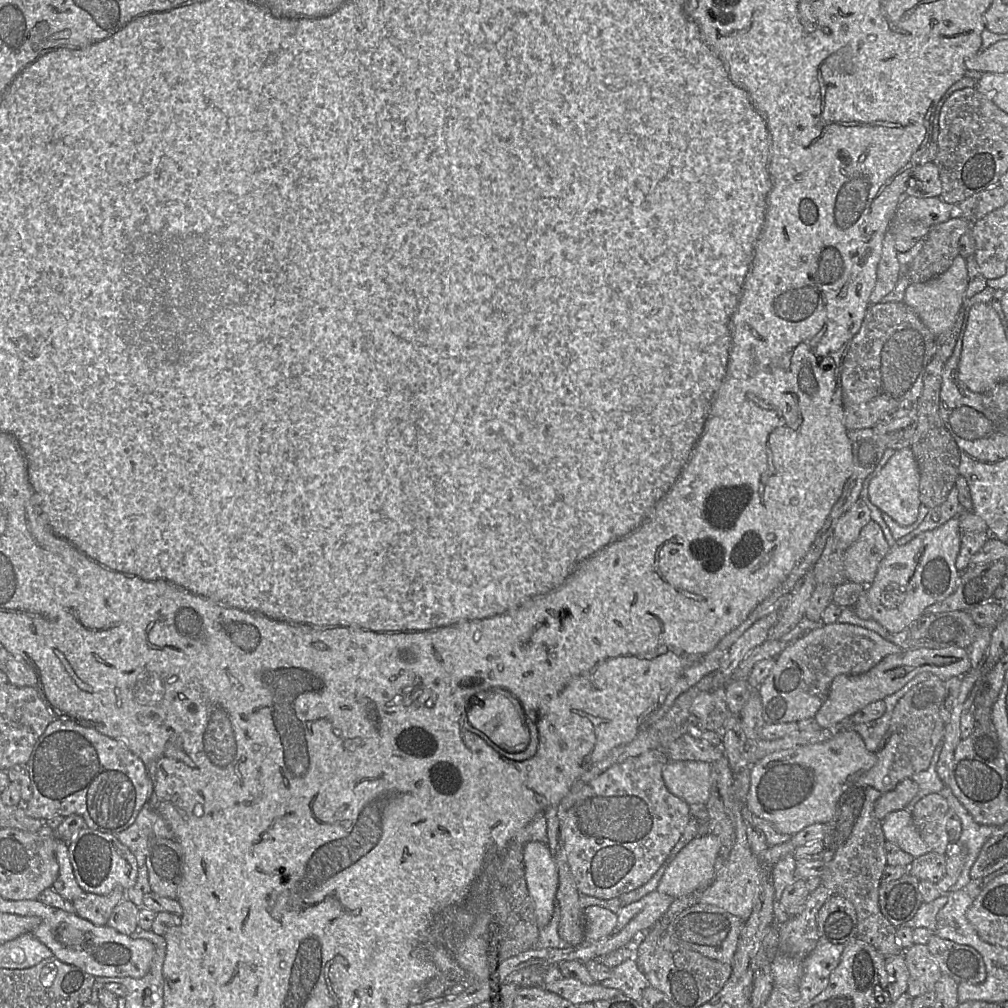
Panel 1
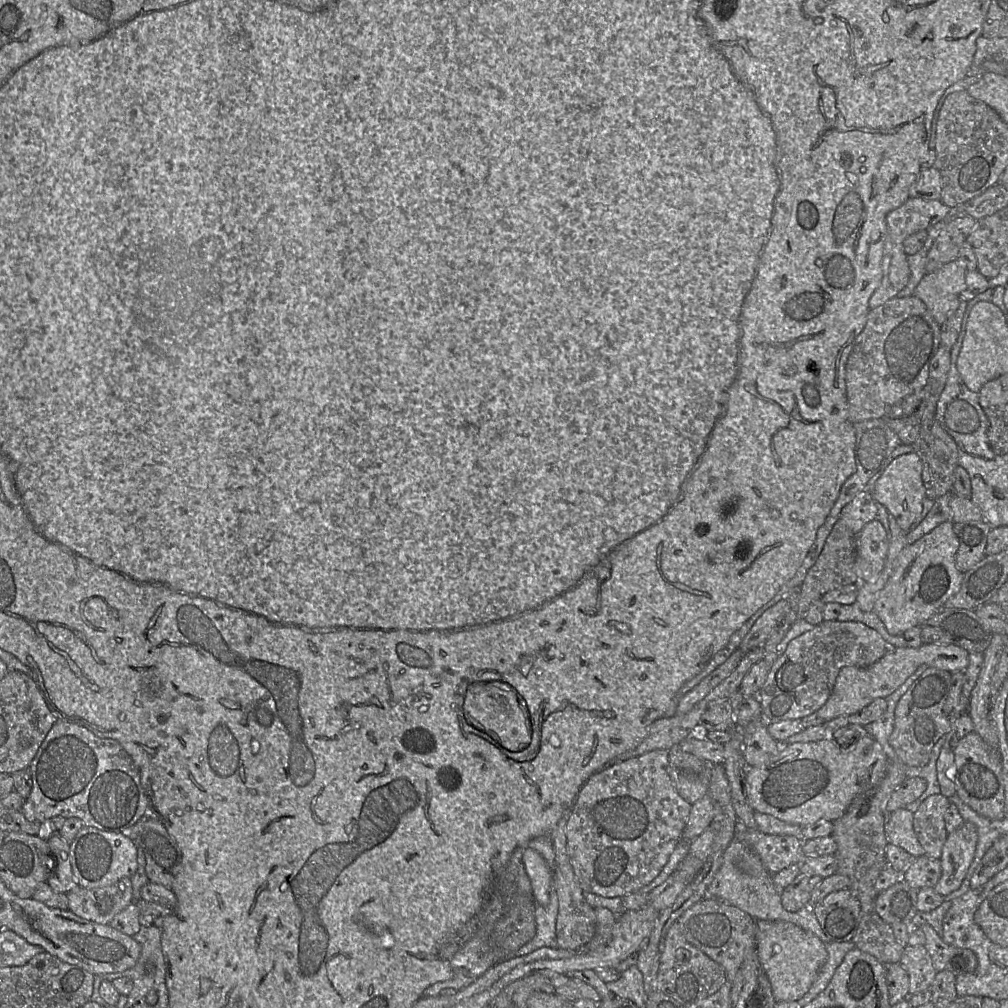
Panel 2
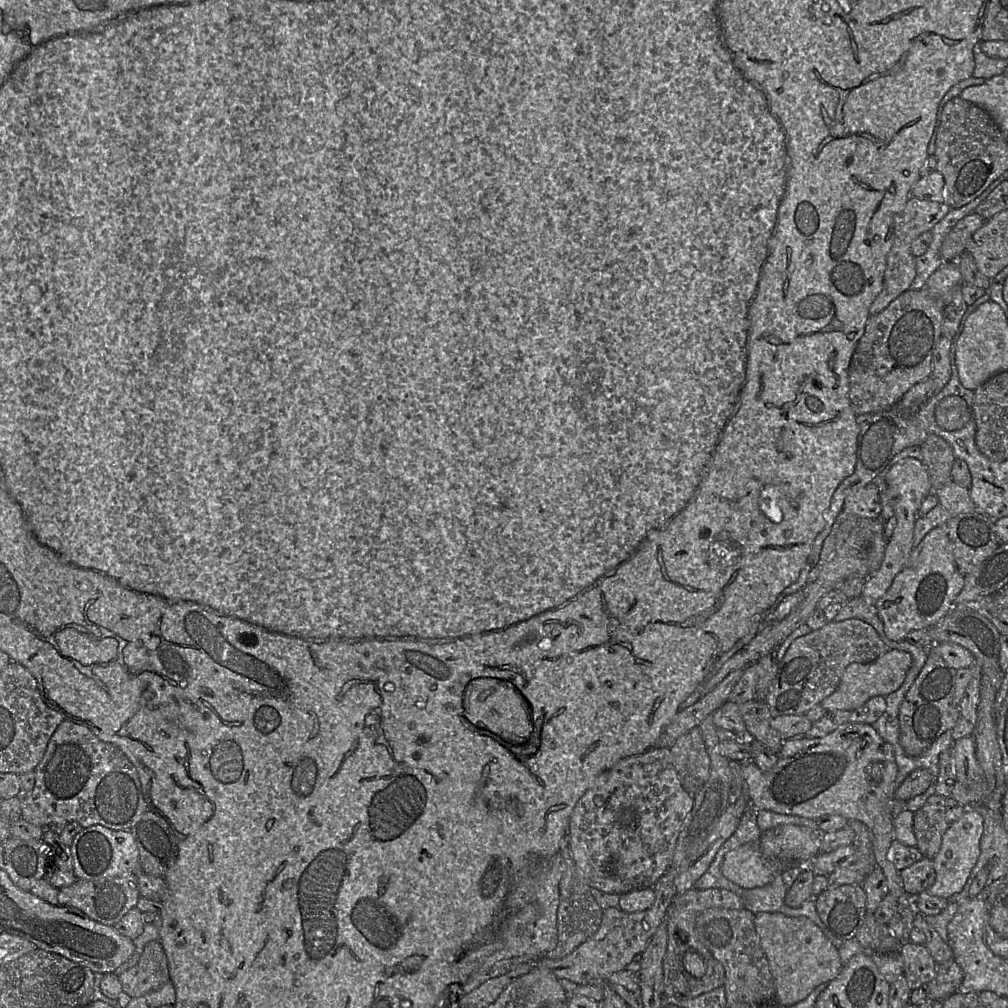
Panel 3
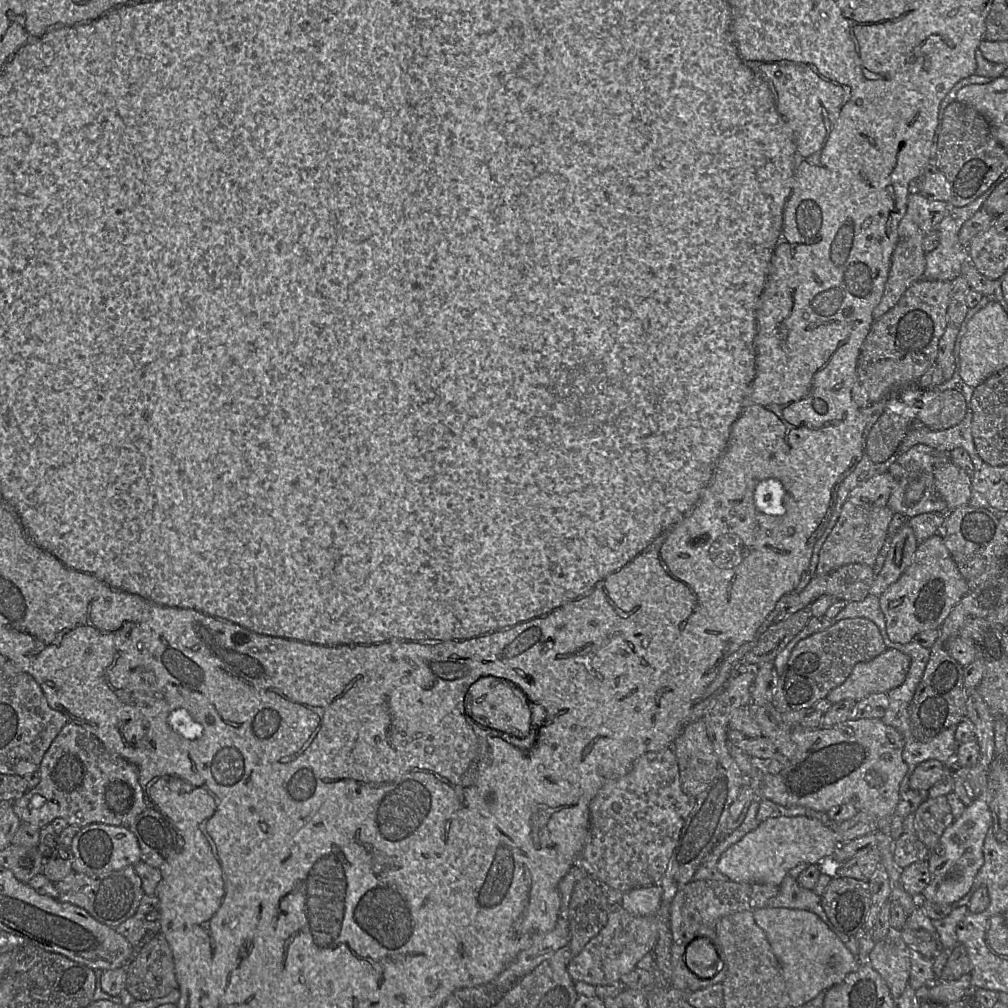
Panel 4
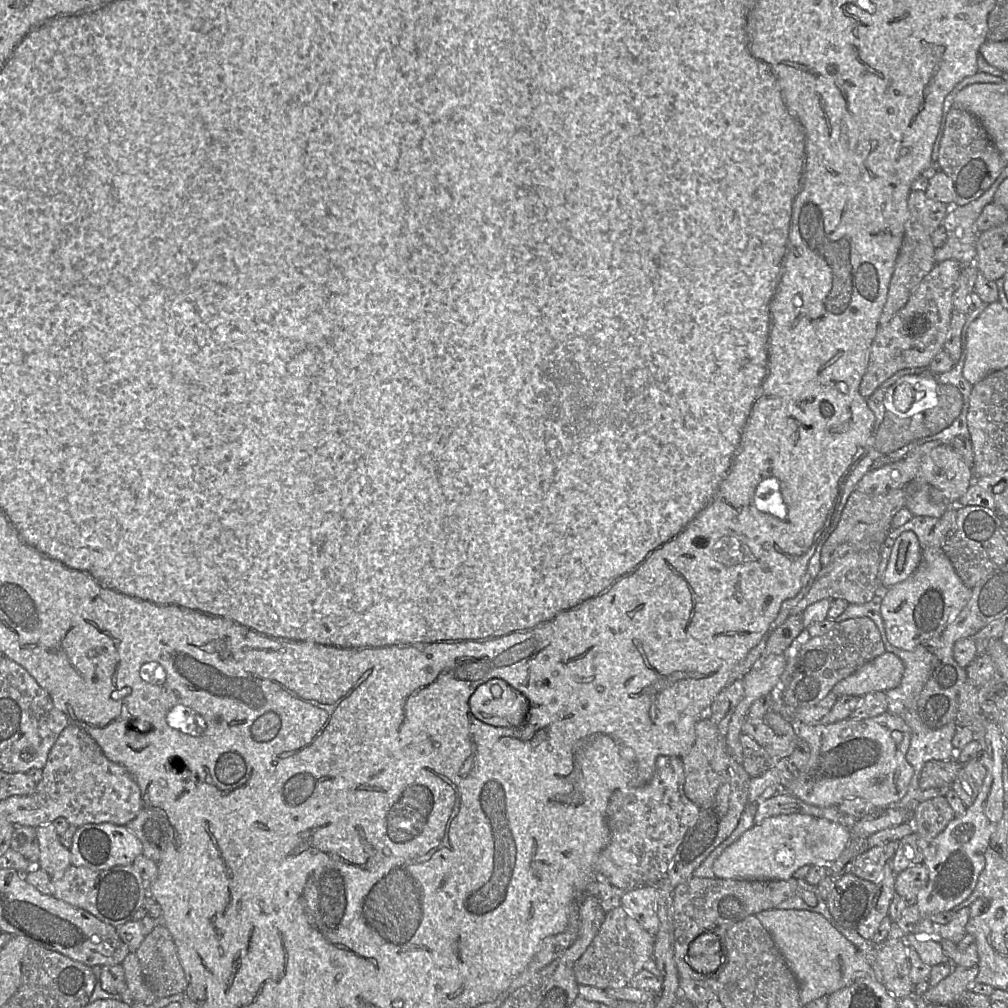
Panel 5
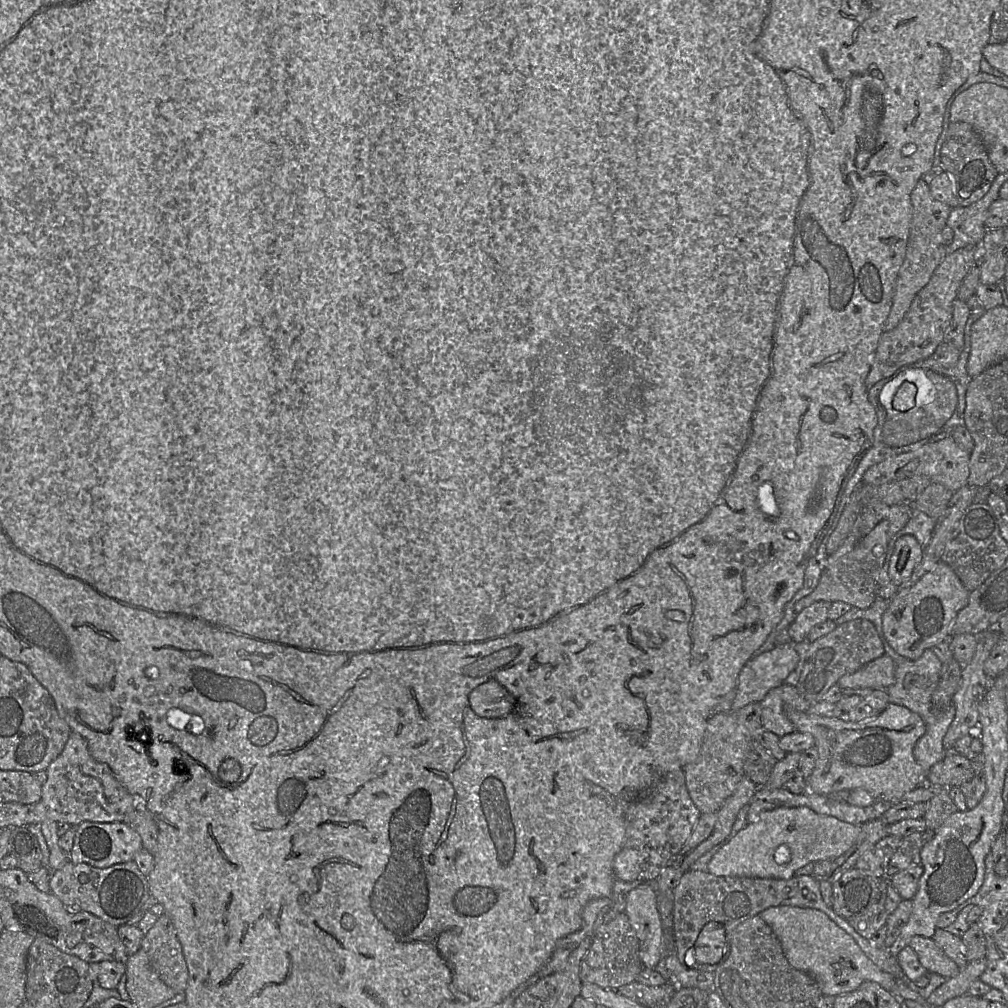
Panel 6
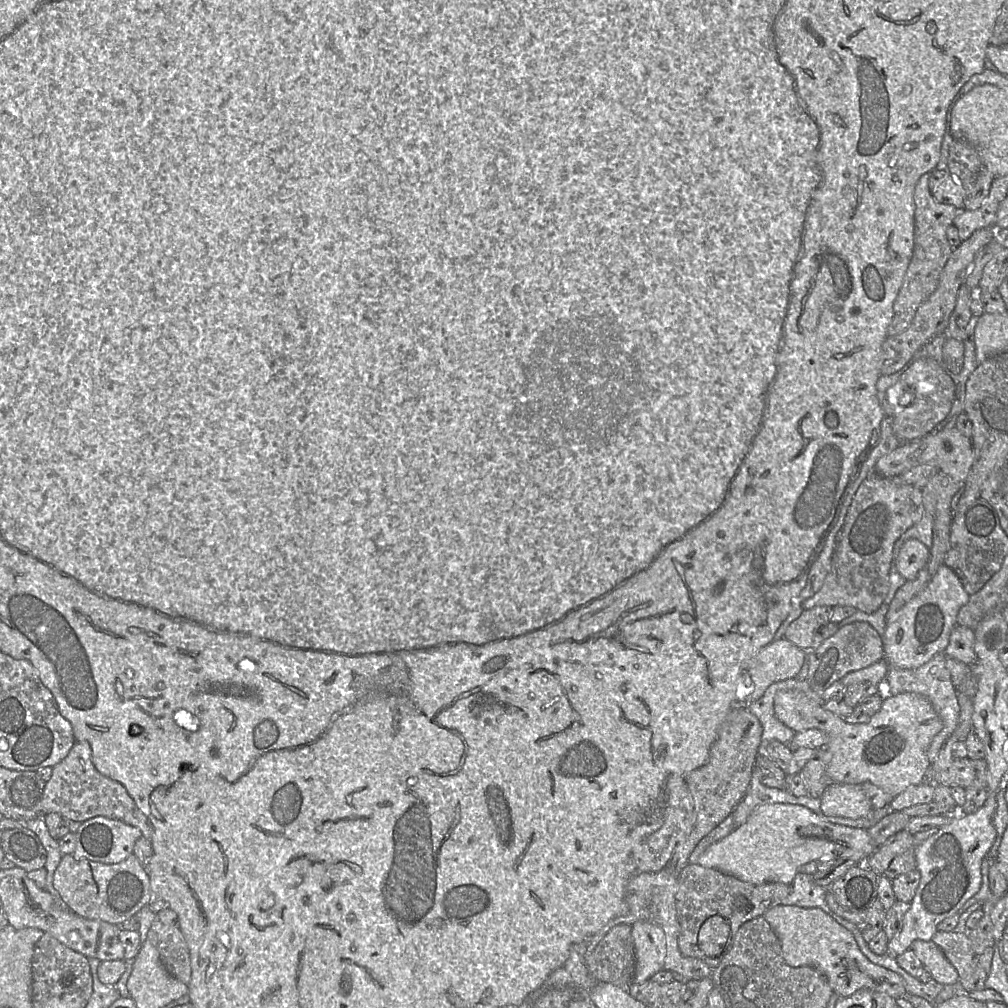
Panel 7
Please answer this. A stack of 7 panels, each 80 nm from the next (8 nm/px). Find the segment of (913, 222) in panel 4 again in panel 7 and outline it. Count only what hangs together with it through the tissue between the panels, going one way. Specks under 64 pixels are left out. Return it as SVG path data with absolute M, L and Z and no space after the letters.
M929 173L923 174L914 191L916 205L914 248L903 284L894 302L893 319L888 327L890 336L901 334L909 327L920 305L936 290L942 270L954 250L948 242L947 229L953 224L959 210L934 198L929 176Z

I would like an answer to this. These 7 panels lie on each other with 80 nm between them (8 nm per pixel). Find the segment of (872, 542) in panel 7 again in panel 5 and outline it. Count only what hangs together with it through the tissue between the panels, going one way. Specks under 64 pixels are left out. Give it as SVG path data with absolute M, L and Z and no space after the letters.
M880 550L851 552L822 567L809 592L789 610L789 615L802 613L809 605L822 599L843 599L848 604L865 604L875 596L878 588L878 566Z

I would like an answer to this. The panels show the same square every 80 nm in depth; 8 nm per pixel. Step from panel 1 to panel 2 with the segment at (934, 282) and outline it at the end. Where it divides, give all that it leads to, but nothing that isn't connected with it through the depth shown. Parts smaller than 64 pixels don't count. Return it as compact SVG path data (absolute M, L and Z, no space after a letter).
M956 259L925 274L915 288L913 295L925 303L939 325L959 307L966 271L963 262Z

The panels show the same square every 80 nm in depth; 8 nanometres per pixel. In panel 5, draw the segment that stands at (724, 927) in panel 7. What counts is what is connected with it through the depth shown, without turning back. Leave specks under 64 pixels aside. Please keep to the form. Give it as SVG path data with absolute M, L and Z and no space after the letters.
M705 932L697 936L688 949L689 964L696 972L709 974L716 971L721 961L721 944L718 936Z

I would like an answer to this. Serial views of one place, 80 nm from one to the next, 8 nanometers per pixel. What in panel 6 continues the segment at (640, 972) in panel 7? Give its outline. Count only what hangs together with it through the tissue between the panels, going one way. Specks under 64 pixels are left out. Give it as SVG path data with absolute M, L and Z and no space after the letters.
M640 883L626 896L624 912L639 940L644 968L654 969L662 960L663 929L657 909L657 893L649 883Z

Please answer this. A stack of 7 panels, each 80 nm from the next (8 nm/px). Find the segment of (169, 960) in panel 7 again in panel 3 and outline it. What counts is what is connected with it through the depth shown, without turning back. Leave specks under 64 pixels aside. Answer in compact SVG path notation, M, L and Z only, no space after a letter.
M161 942L147 943L137 964L120 974L119 980L131 998L159 990L170 981L168 959Z

